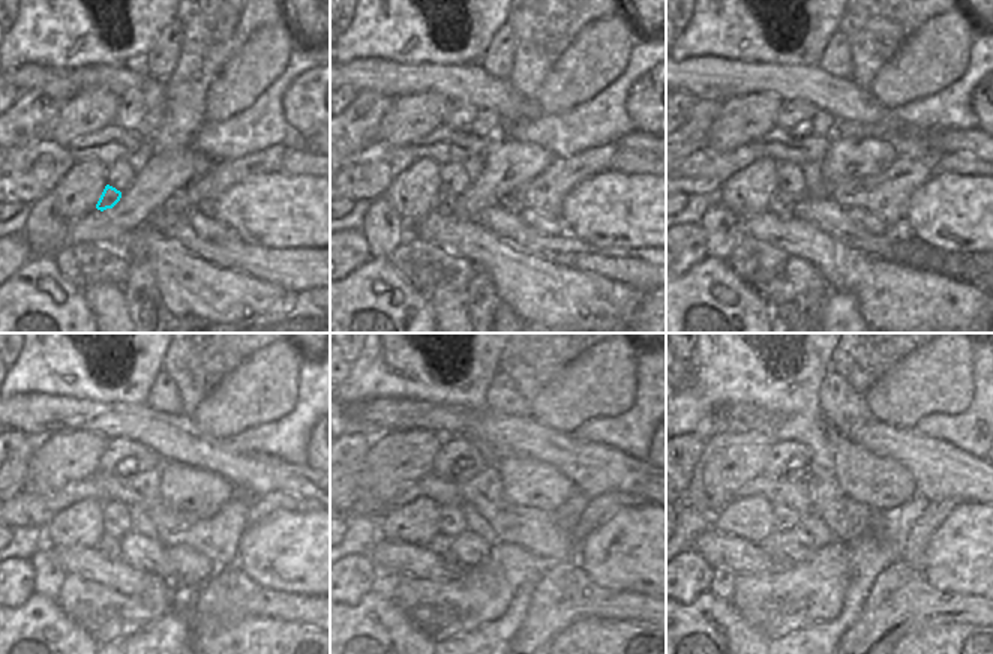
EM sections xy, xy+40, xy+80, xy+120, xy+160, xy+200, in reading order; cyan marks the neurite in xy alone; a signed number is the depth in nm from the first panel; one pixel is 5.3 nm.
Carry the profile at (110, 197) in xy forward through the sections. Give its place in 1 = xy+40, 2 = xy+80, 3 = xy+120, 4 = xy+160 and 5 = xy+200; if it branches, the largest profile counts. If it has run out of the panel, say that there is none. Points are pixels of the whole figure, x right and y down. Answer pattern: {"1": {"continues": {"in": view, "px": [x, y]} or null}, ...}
{"1": {"continues": {"in": "xy+40", "px": [444, 201]}}, "2": {"continues": {"in": "xy+80", "px": [782, 204]}}, "3": {"continues": {"in": "xy+120", "px": [108, 546]}}, "4": {"continues": {"in": "xy+160", "px": [440, 545]}}, "5": {"continues": {"in": "xy+200", "px": [779, 563]}}}

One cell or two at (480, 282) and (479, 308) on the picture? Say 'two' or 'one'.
one

